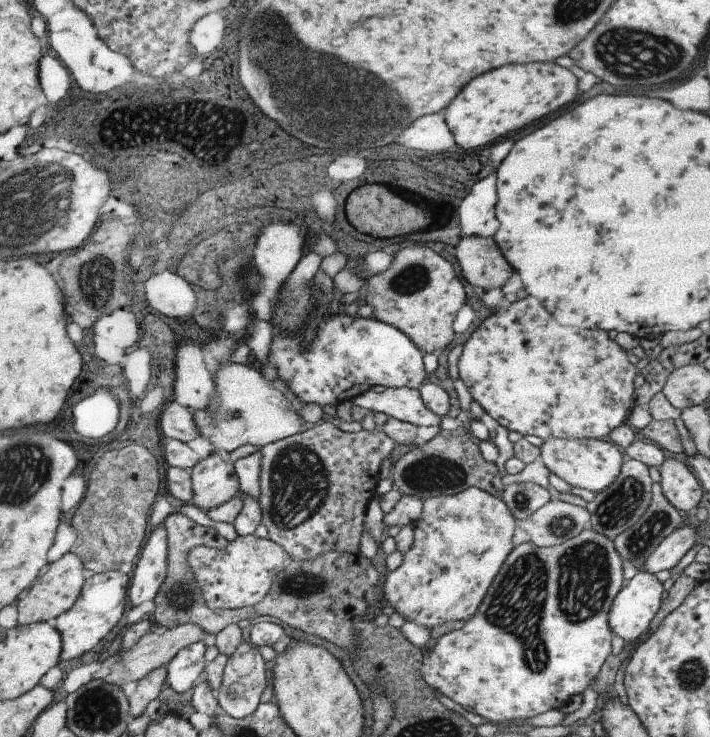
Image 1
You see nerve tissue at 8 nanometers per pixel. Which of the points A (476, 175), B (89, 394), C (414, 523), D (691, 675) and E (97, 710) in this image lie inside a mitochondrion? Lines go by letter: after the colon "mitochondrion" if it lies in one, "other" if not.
A: other
B: other
C: other
D: mitochondrion
E: mitochondrion

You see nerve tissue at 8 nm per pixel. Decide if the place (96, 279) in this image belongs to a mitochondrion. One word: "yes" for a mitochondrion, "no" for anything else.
yes

